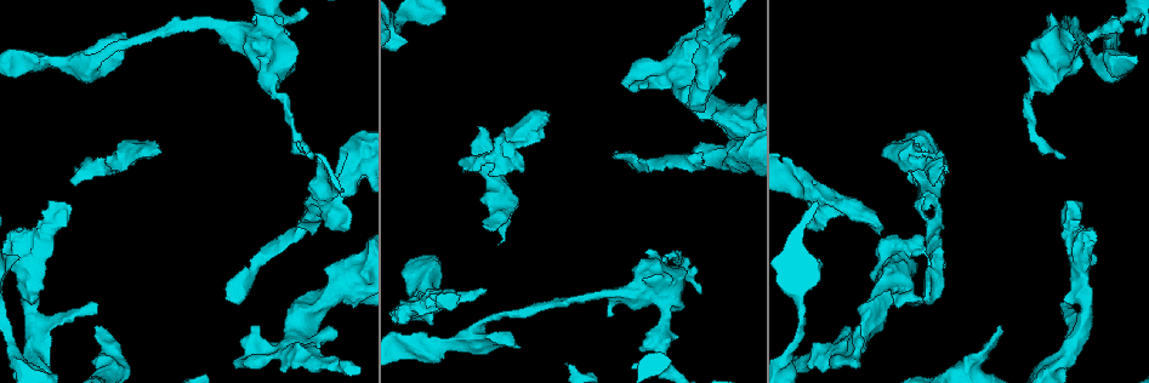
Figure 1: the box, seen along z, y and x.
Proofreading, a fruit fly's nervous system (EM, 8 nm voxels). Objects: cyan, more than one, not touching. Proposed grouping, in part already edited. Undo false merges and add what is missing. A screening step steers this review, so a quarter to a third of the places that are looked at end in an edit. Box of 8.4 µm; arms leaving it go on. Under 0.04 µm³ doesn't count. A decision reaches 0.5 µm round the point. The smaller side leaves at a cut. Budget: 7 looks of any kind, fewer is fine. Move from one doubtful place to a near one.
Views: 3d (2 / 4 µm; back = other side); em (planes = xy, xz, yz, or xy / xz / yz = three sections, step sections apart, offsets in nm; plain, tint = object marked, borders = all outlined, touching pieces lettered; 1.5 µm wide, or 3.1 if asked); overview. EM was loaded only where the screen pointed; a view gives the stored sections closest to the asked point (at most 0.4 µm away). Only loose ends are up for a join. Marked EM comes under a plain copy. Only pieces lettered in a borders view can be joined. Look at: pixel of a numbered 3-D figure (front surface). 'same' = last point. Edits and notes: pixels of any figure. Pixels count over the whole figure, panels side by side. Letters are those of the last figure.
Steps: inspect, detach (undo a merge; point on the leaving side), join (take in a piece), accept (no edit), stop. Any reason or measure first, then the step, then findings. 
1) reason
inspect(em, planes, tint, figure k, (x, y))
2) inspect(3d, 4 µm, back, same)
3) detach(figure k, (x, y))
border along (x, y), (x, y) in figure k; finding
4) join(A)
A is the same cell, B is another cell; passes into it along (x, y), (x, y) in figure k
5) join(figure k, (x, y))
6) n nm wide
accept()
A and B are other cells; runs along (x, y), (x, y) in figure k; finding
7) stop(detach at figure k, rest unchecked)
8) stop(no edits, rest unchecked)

free end
inspect(3d, 4 µm, figure 1, (617, 153))

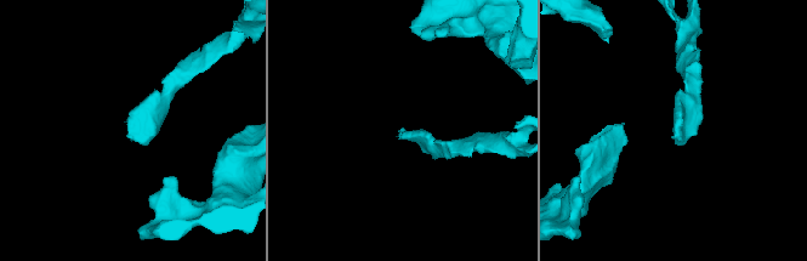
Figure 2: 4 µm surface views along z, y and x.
inspect(em, planes, borders, figure 2, (675, 135))

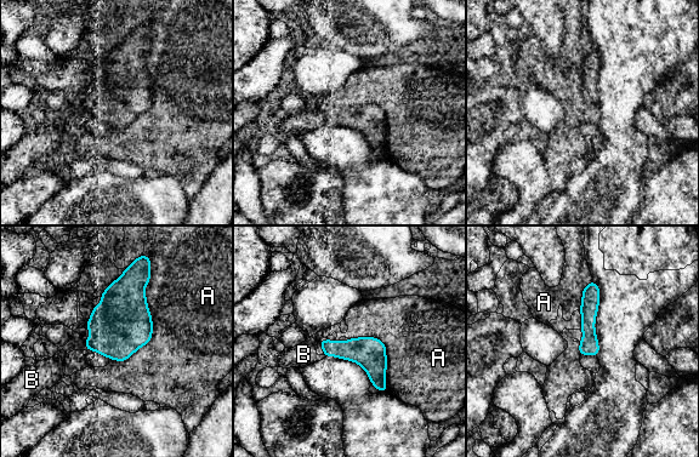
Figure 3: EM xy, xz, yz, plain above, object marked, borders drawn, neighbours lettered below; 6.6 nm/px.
120 nm wide
join(figure 3, (55, 367))
B is the same cell, A is another cell; it goes on there

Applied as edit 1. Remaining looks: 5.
inspect(overview)

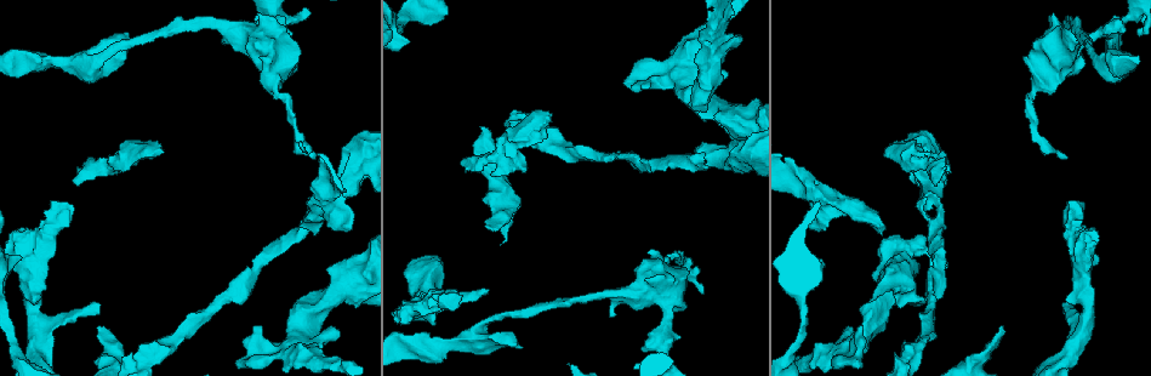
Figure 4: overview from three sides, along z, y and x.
an open end
inspect(em, xz, step 8, tint, figure 4, (1001, 325))

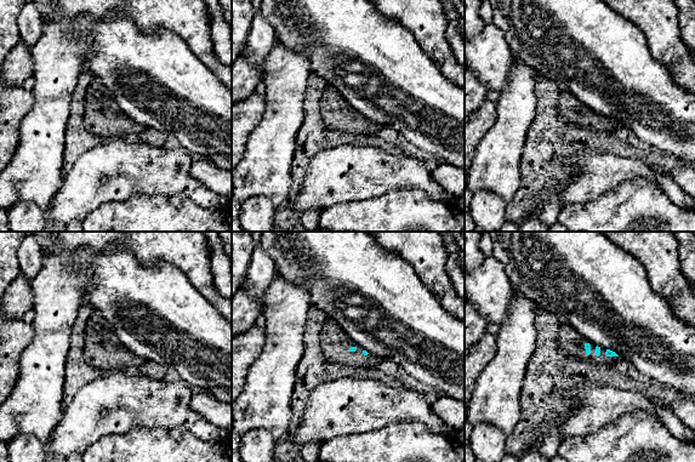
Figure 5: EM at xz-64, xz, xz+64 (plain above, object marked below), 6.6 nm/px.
inspect(em, planes, borders, same)

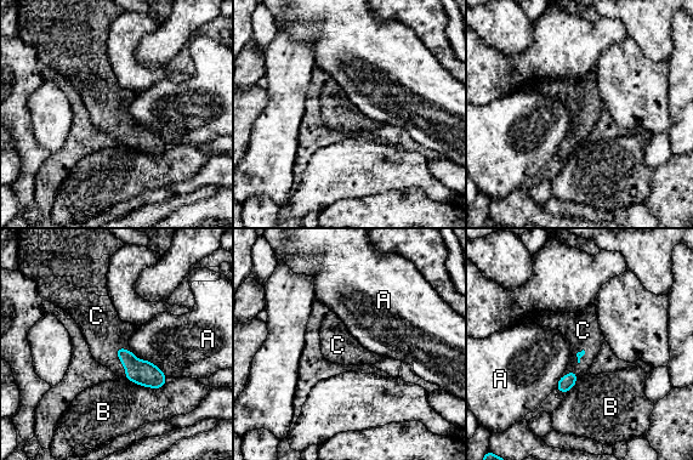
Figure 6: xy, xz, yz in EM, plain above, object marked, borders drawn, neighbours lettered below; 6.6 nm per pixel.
join(figure 6, (103, 330))
C is the same cell, A and B are other cells; it goes on there

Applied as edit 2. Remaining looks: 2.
stop(join at figure 3, join at figure 6, rest unchecked)

